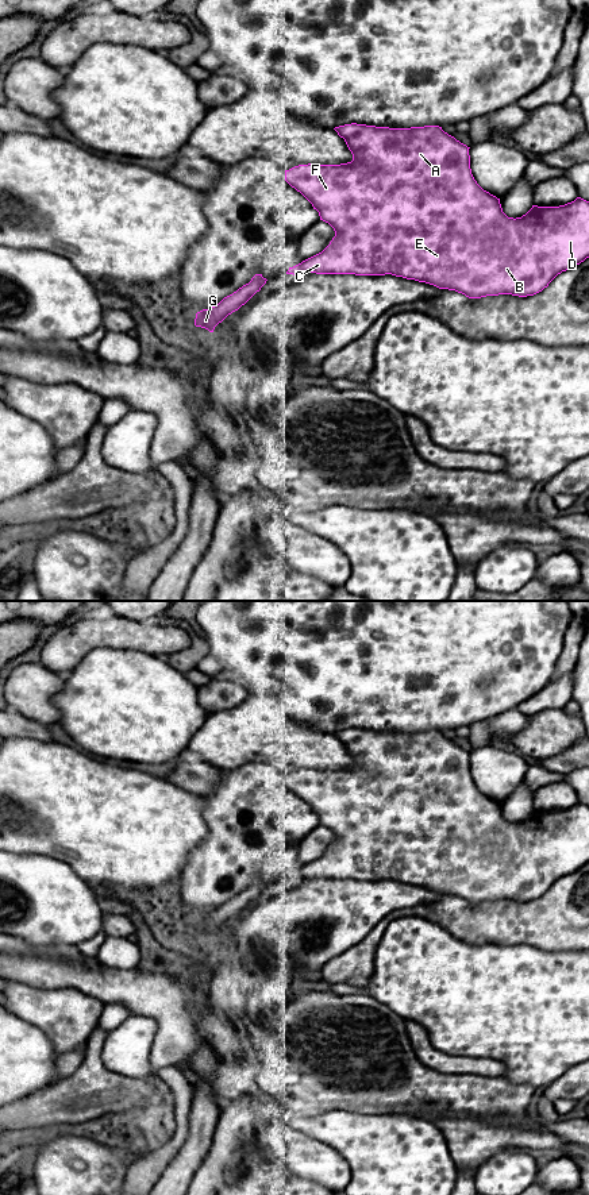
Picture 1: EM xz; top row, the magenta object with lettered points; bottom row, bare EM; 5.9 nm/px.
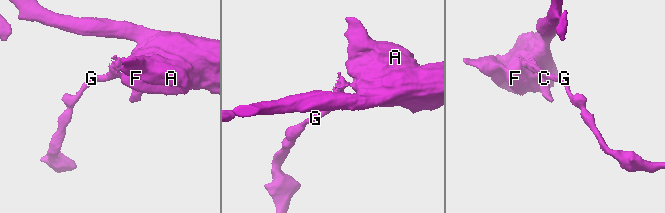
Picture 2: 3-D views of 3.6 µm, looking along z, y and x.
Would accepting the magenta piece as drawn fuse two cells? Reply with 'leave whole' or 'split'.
split

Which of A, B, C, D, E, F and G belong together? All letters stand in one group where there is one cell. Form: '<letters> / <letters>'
A B C D E F / G

